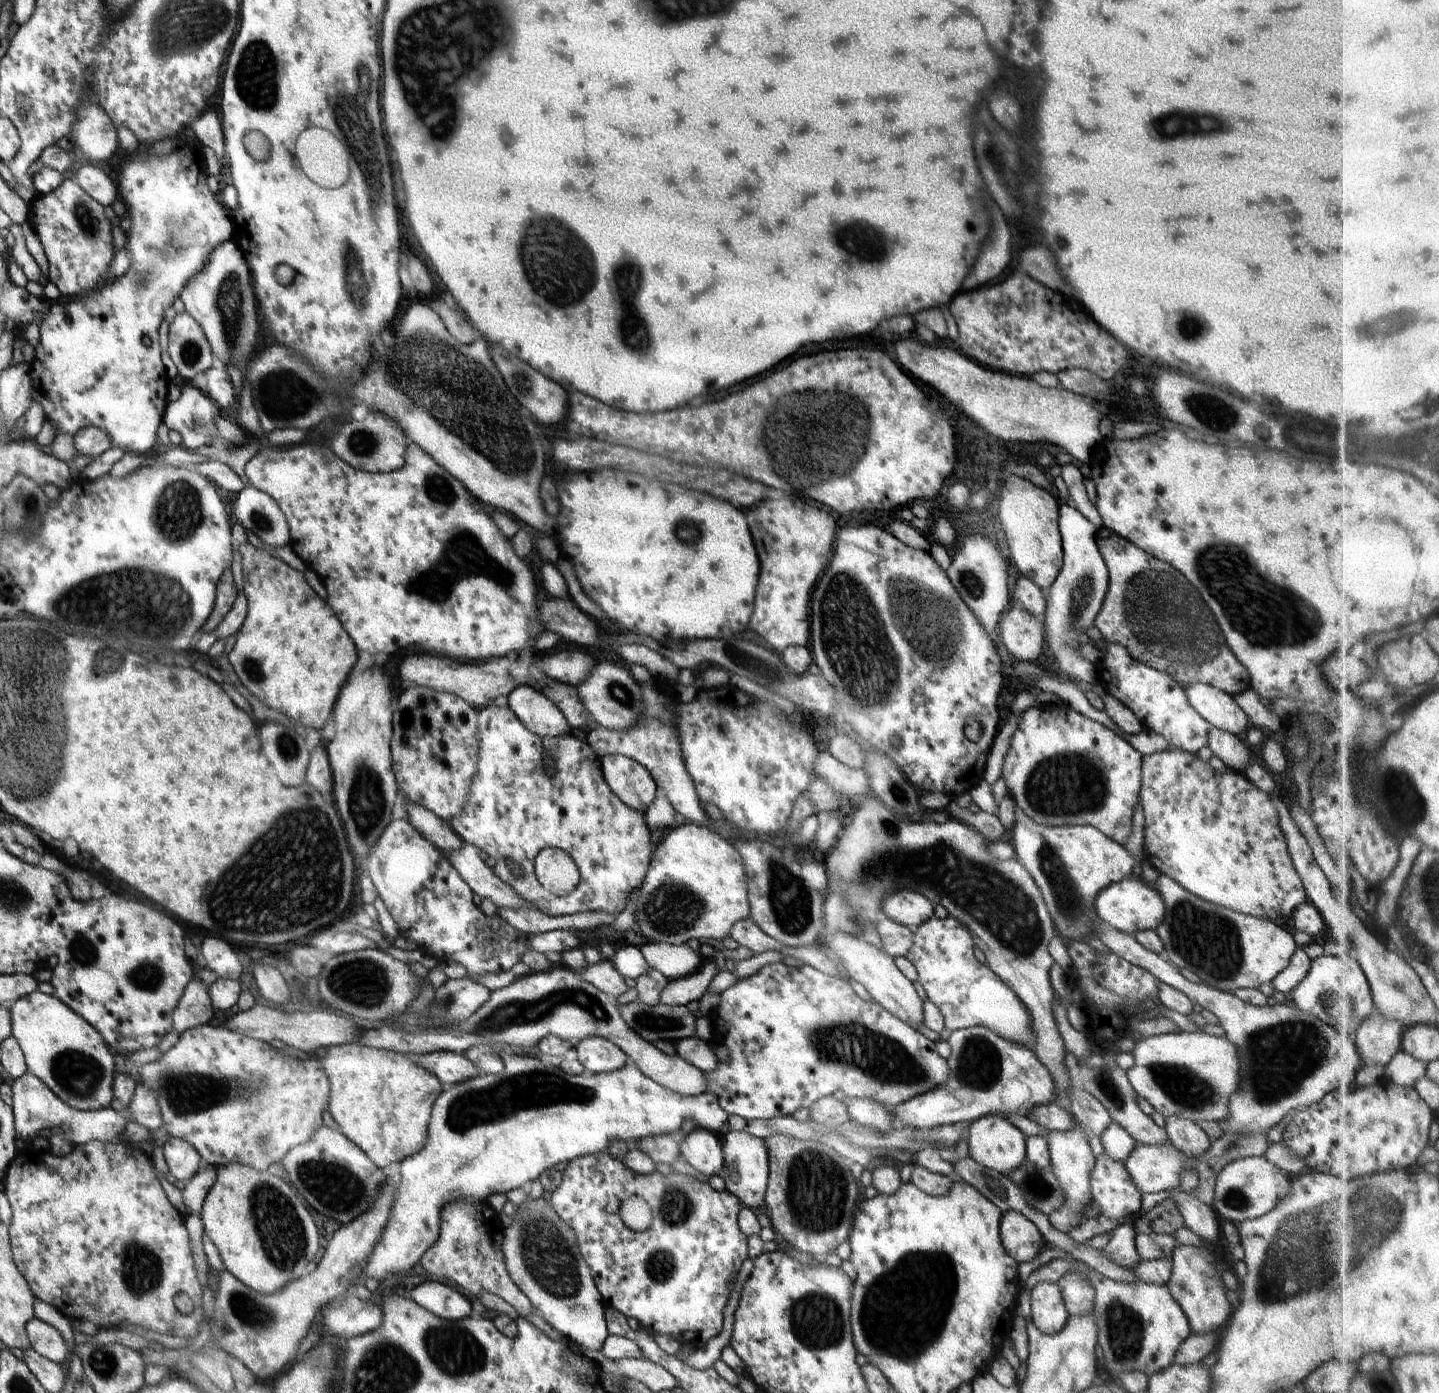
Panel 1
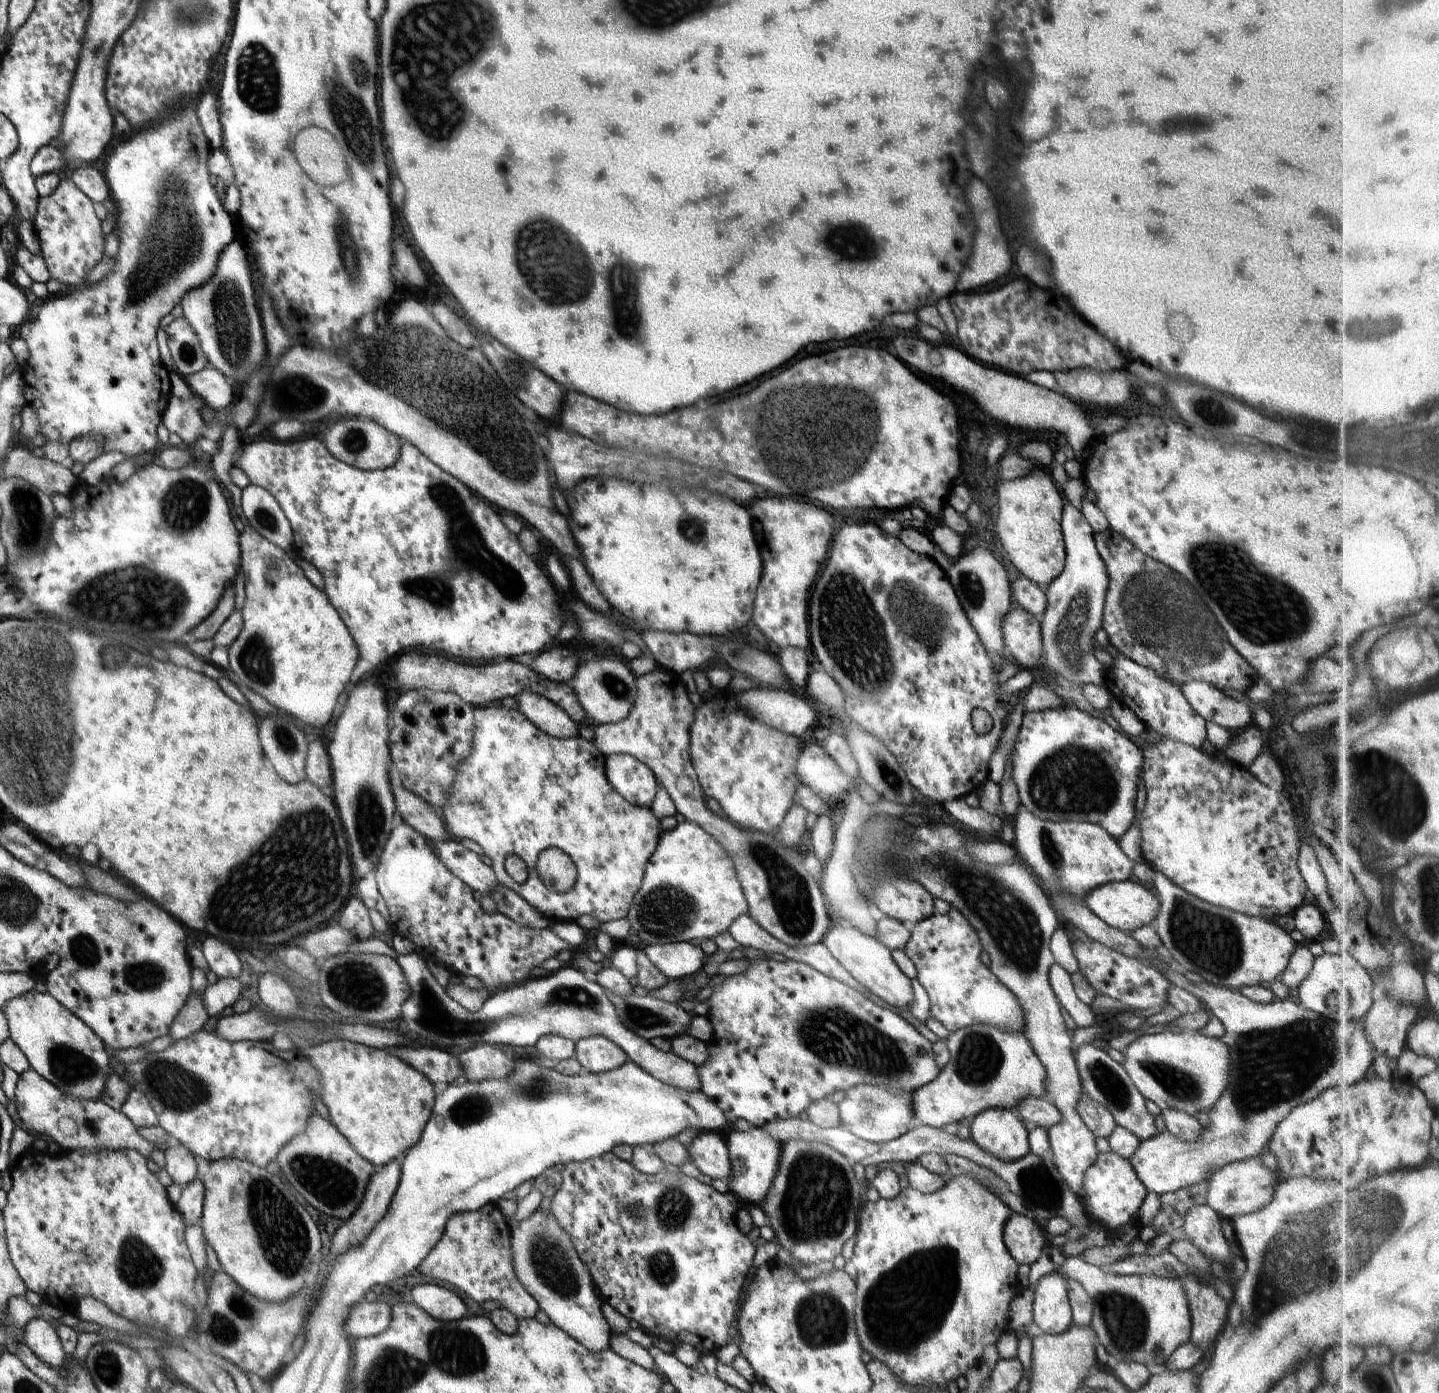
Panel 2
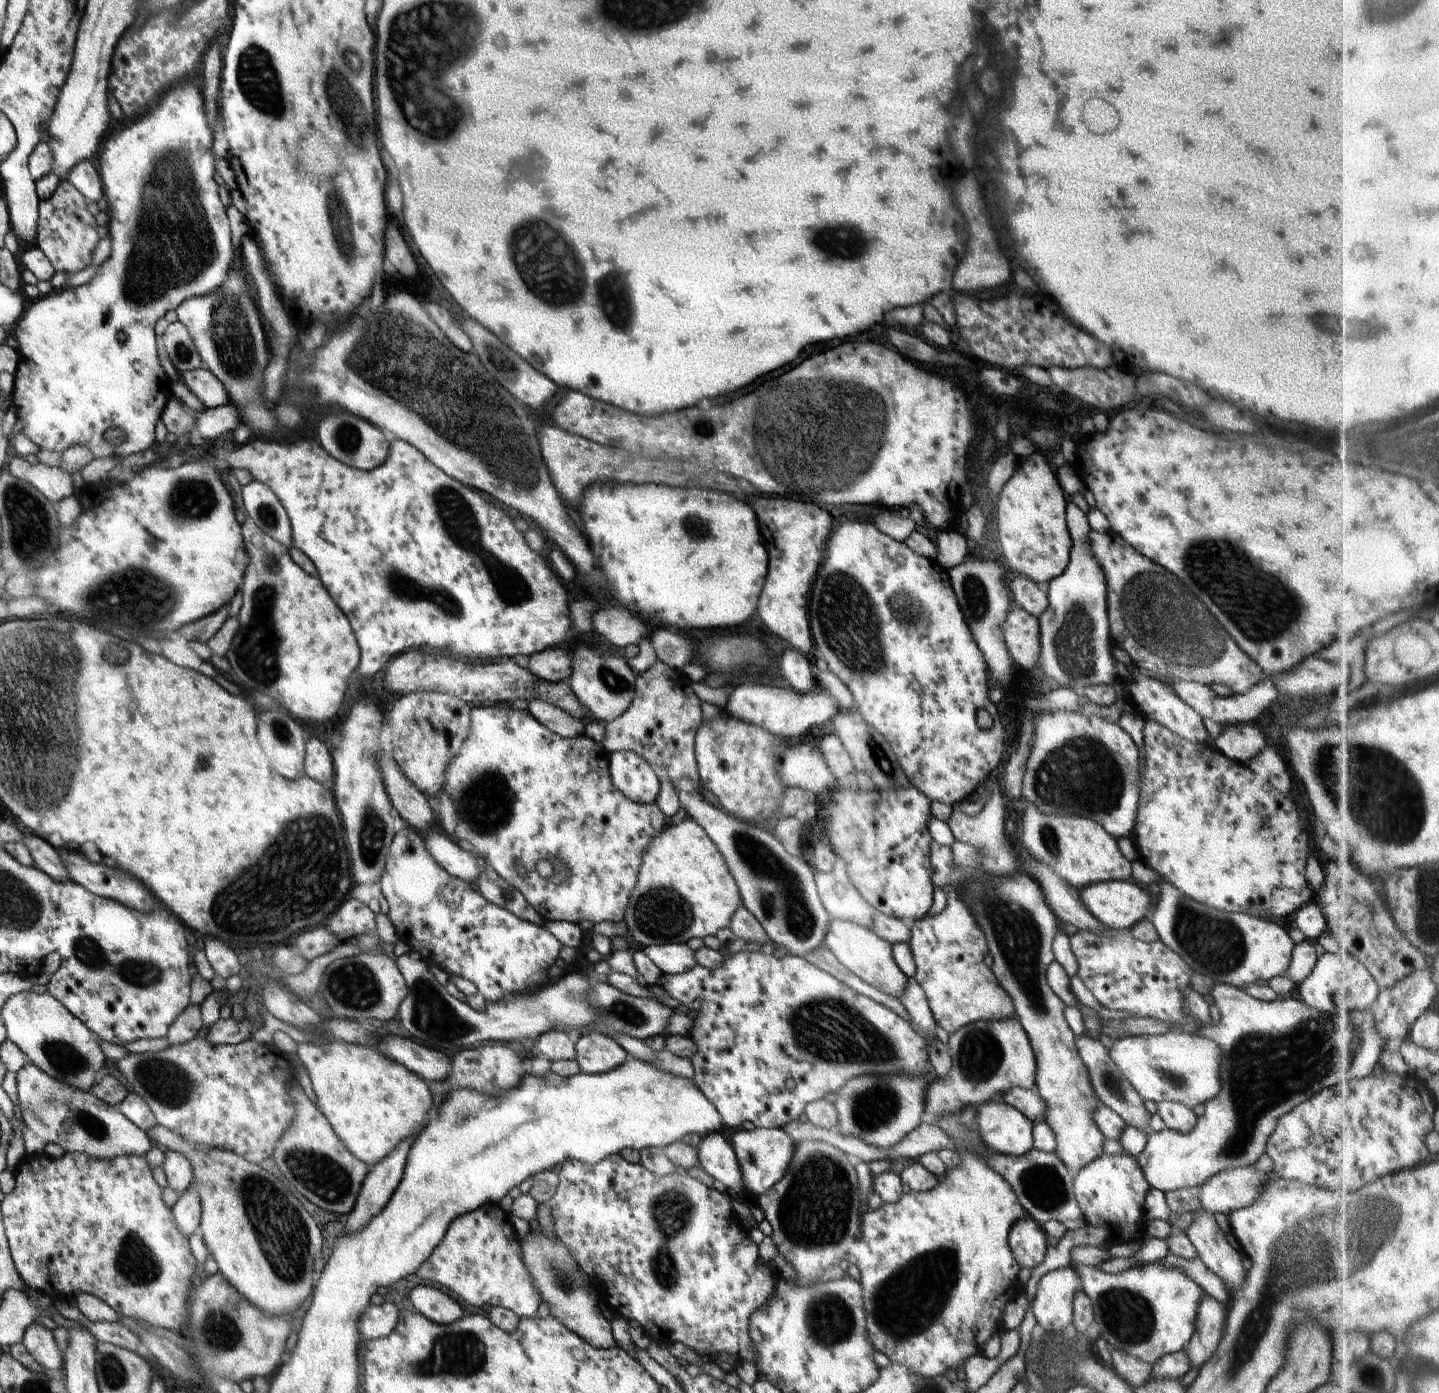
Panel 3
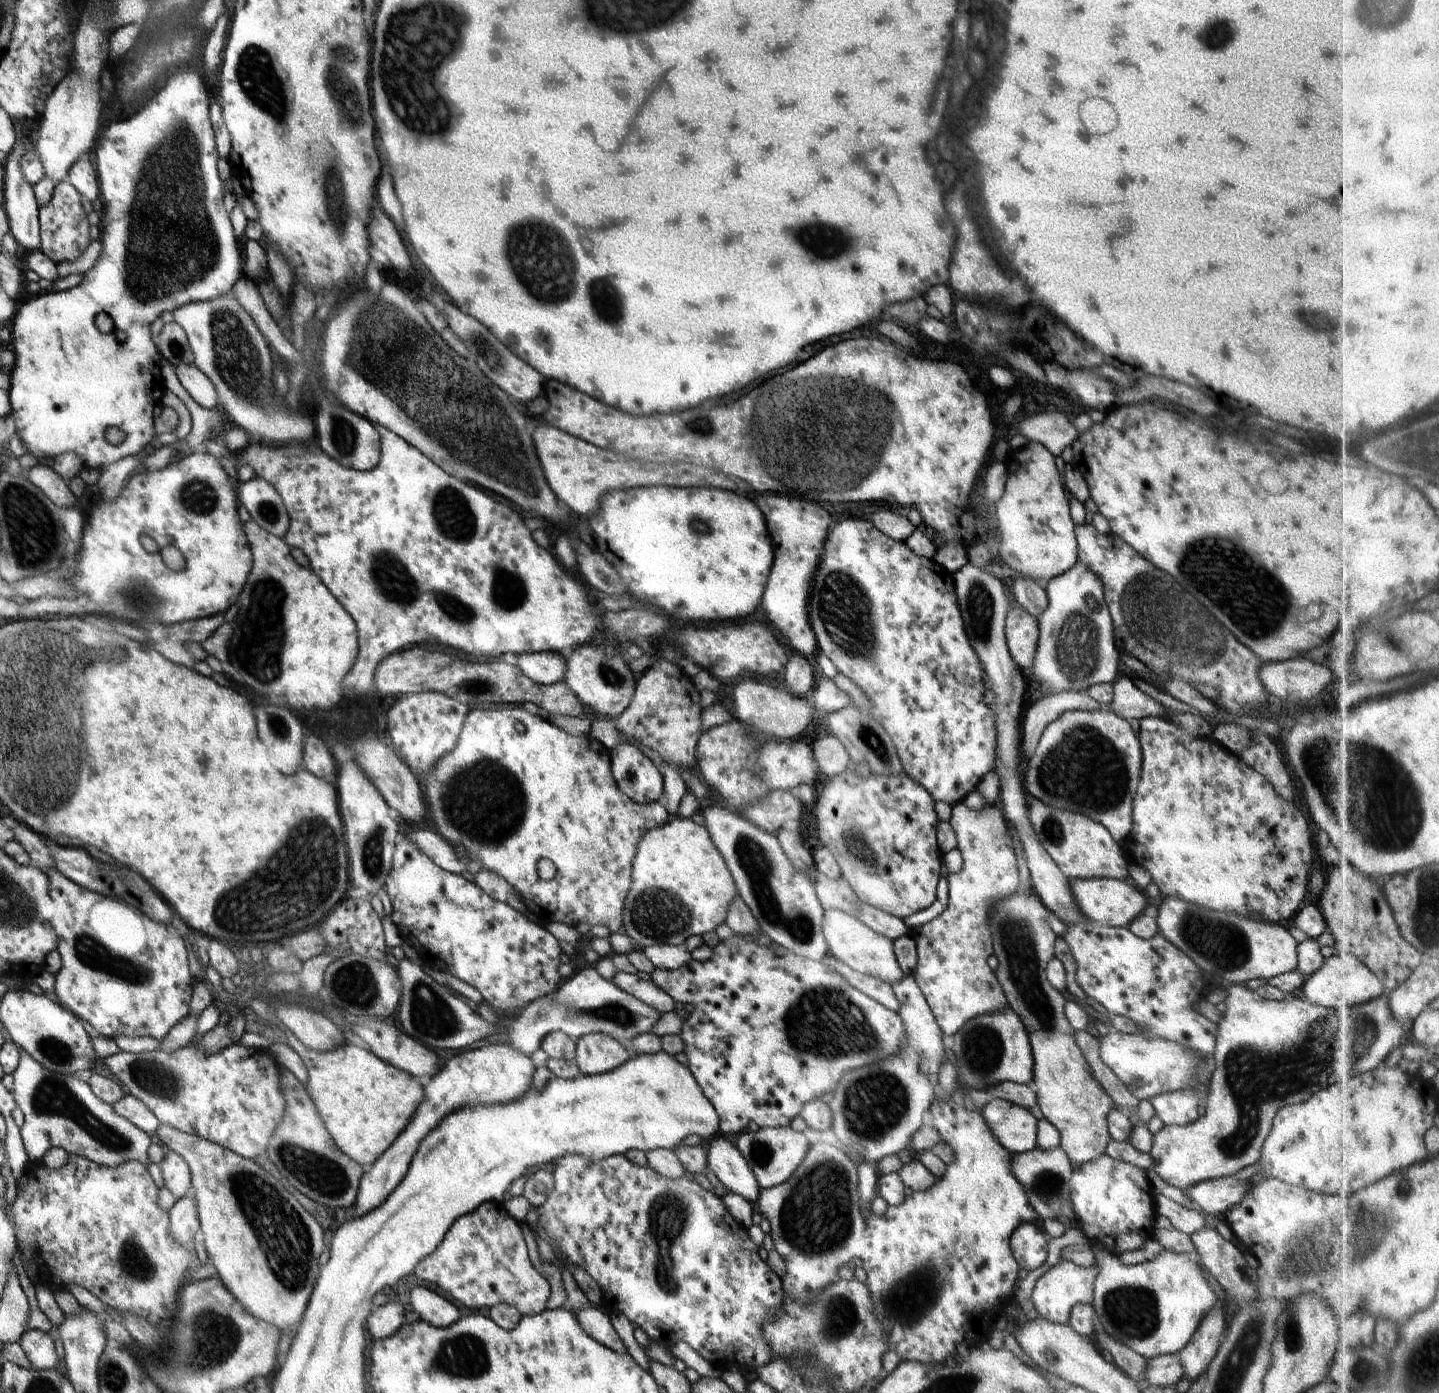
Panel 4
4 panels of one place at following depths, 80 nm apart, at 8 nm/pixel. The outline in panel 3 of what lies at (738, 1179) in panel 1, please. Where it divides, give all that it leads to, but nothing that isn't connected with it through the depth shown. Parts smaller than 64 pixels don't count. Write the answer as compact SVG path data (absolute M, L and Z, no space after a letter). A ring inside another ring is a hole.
M755 1128L751 1131L736 1130L732 1134L732 1148L735 1150L739 1167L743 1173L743 1184L750 1201L768 1192L783 1178L791 1163L796 1142L782 1129Z

